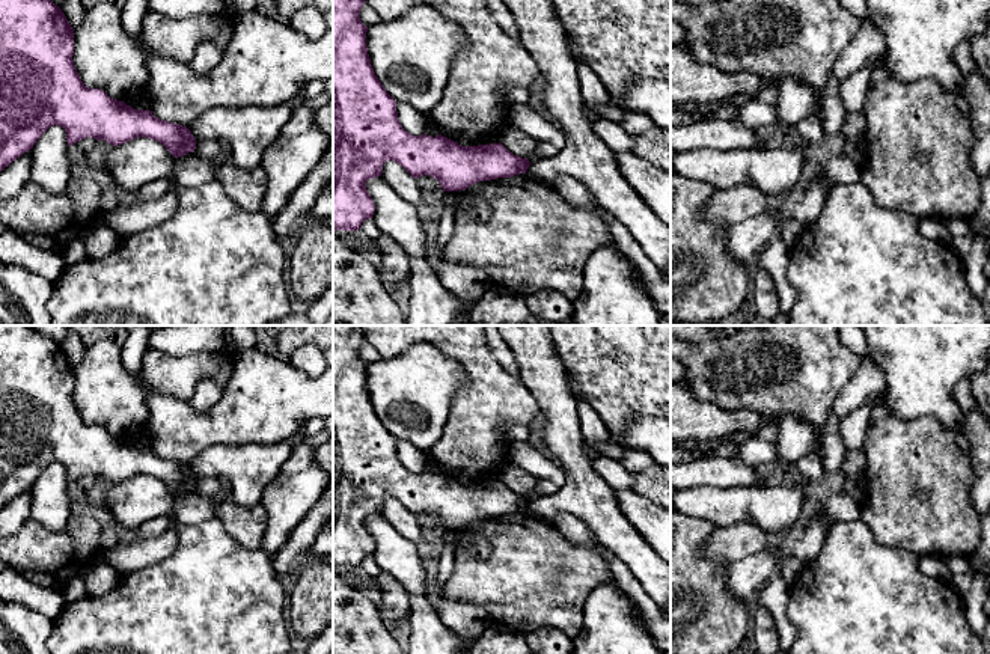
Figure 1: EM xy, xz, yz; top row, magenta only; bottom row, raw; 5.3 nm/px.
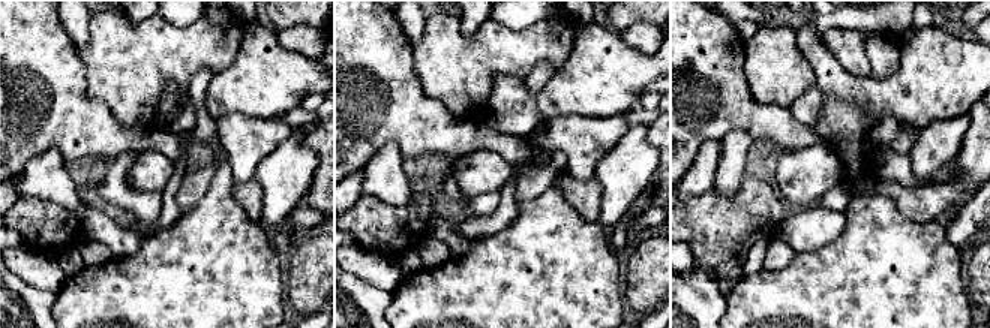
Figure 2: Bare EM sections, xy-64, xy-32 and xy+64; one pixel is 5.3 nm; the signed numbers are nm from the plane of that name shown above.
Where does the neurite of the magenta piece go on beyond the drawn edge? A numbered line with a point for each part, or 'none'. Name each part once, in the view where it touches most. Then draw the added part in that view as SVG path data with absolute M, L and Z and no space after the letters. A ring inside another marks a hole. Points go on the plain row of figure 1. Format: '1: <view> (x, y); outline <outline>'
none

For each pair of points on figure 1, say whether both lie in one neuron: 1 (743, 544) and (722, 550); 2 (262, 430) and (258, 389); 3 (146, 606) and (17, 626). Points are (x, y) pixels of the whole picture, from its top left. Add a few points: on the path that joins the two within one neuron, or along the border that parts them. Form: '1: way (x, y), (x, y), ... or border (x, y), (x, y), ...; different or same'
1: way (739, 544), (727, 546); same
2: way (262, 419), (262, 400); same
3: border (53, 621), (53, 630), (47, 638); different

